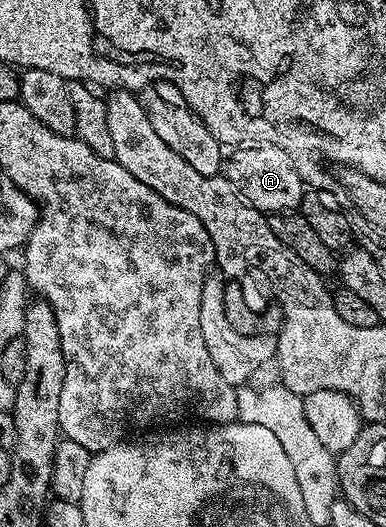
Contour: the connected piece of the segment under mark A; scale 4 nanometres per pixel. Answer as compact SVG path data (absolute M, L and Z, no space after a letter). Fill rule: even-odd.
M264 143L238 146L230 153L225 161L224 176L257 210L270 215L300 208L305 194L305 181L289 153Z

